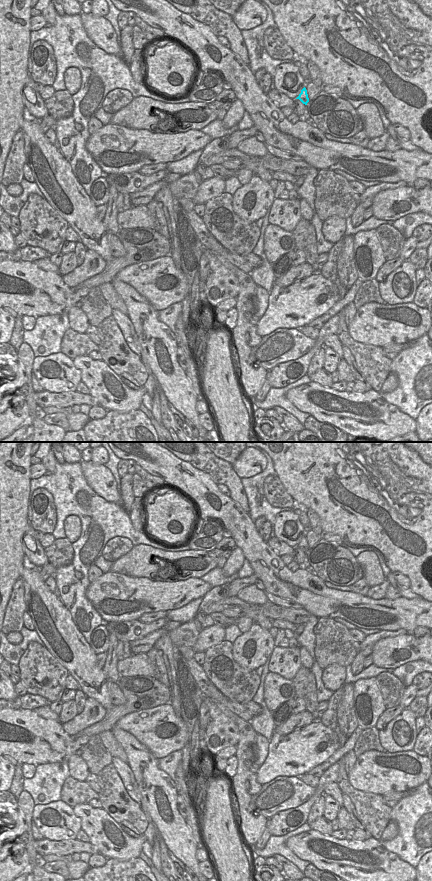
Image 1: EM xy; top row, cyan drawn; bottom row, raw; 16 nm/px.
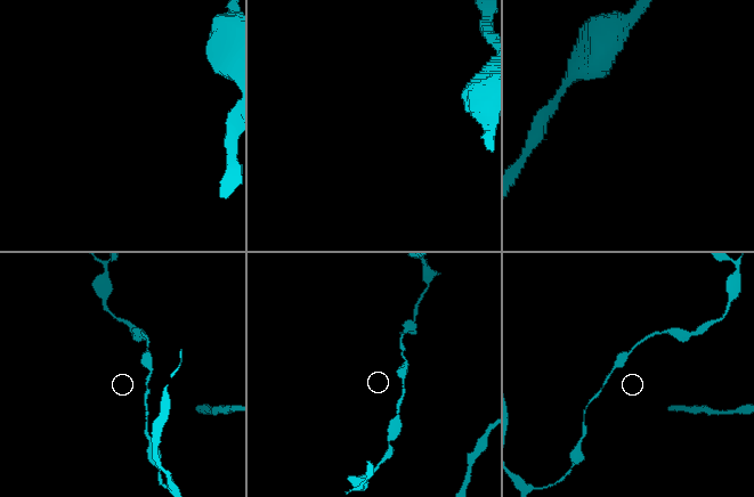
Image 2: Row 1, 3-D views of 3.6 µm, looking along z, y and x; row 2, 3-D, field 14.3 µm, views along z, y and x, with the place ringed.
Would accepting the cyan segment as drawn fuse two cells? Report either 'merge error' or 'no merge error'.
no merge error

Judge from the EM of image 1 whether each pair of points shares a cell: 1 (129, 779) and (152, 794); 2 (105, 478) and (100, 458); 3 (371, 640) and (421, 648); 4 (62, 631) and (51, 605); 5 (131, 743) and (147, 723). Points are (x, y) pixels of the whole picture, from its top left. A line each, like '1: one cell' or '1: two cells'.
1: two cells
2: two cells
3: two cells
4: one cell
5: two cells

